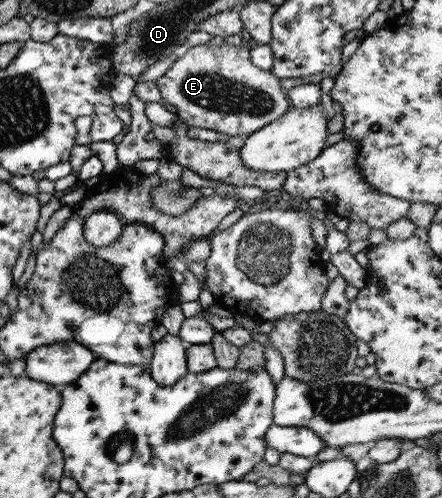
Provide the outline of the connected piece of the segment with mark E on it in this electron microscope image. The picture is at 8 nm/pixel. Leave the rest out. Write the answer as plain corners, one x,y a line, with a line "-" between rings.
223,43
220,46
217,45
197,45
190,48
183,49
182,53
178,56
176,61
172,64
172,67
168,69
166,74
162,78
156,80
156,87
158,87
158,101
162,106
166,106
168,109
175,111
177,116
186,124
201,129
216,131
220,134
225,134
228,137
247,137
254,132
265,128
267,124
273,123
274,120
280,119
291,107
289,99
286,98
282,88
280,86
280,80
272,75
266,69
257,68
251,61
250,52
246,48
241,48
240,45
234,46
227,43

